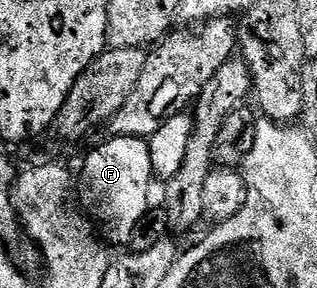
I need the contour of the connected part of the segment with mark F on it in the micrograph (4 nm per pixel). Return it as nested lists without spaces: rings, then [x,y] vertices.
[[[109,137],[106,140],[106,143],[99,144],[86,157],[85,168],[82,169],[81,175],[79,171],[79,203],[84,214],[99,228],[106,244],[122,243],[122,245],[128,245],[133,236],[135,225],[139,225],[139,221],[151,207],[149,182],[154,182],[155,176],[151,165],[149,145],[146,140],[135,137]]]

